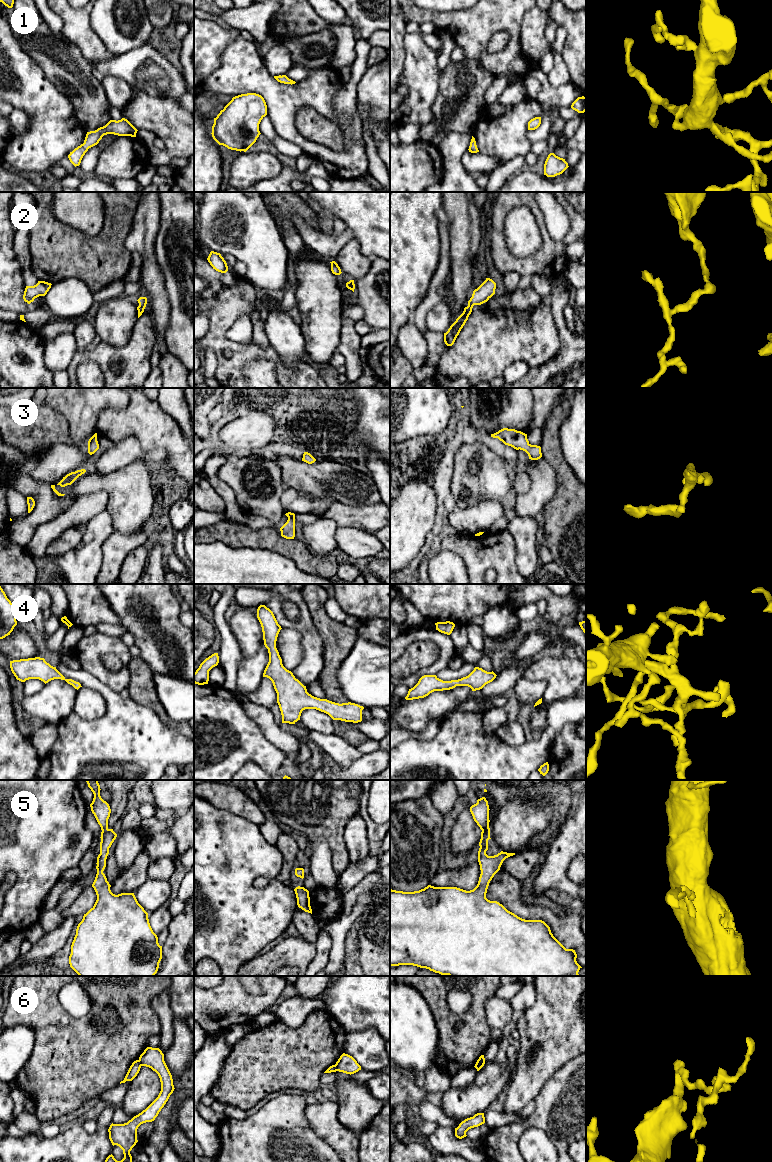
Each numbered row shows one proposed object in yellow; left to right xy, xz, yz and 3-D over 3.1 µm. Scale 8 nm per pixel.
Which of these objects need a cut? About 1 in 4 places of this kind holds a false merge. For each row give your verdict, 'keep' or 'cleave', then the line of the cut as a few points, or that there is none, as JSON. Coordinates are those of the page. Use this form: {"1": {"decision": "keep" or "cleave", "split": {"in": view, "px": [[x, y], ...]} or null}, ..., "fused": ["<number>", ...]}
{"1": {"decision": "keep", "split": null}, "2": {"decision": "keep", "split": null}, "3": {"decision": "keep", "split": null}, "4": {"decision": "keep", "split": null}, "5": {"decision": "keep", "split": null}, "6": {"decision": "cleave", "split": {"in": "xz", "px": [[335, 1064], [337, 1070]]}}, "fused": ["6"]}

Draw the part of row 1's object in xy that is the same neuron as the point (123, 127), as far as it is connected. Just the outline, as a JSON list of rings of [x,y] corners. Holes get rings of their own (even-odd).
[[[125,118],[121,120],[110,120],[105,126],[95,131],[87,132],[84,143],[75,148],[68,158],[76,167],[79,166],[81,160],[89,148],[97,145],[104,135],[114,134],[118,136],[136,137],[137,129]]]

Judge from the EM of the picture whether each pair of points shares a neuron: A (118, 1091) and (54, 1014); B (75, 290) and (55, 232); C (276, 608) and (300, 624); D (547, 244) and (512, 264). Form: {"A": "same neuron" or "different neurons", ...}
{"A": "different neurons", "B": "different neurons", "C": "same neuron", "D": "same neuron"}

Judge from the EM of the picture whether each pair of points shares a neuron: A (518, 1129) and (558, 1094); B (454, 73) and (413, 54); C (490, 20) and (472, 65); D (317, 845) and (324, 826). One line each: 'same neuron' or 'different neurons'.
A: same neuron
B: different neurons
C: different neurons
D: different neurons

